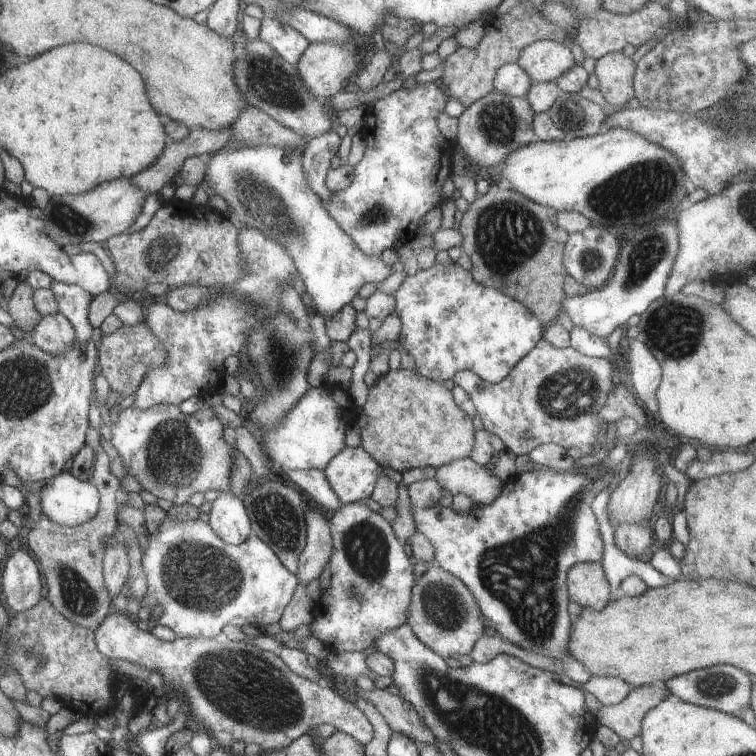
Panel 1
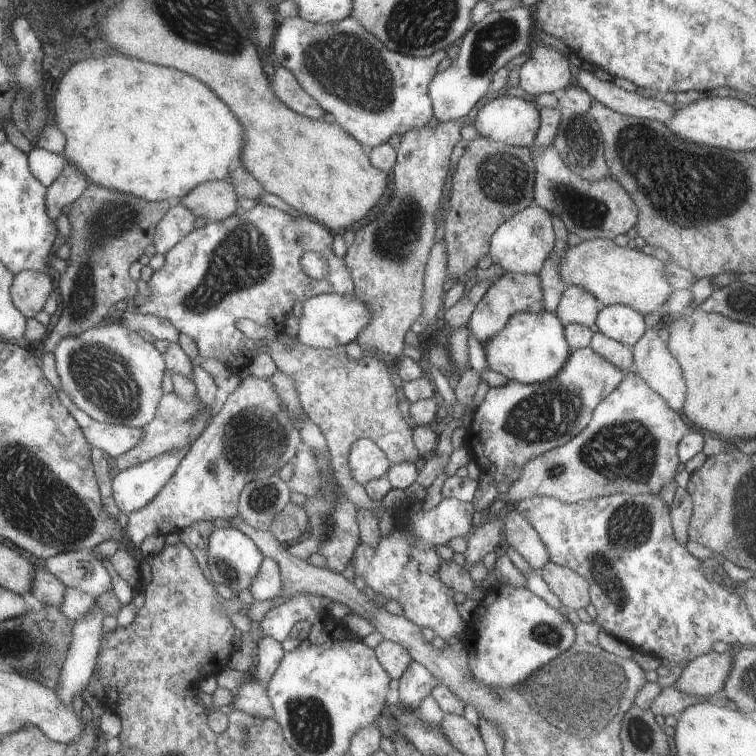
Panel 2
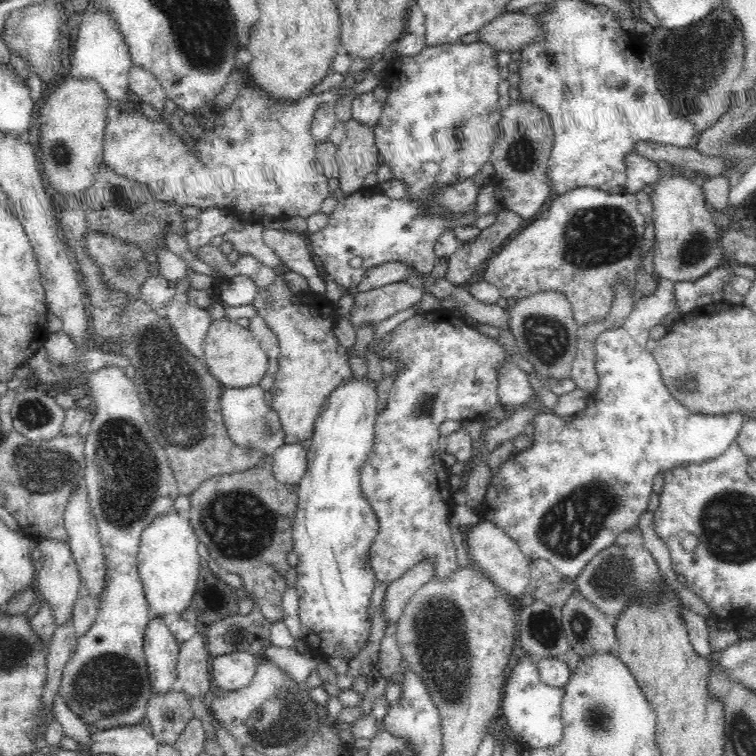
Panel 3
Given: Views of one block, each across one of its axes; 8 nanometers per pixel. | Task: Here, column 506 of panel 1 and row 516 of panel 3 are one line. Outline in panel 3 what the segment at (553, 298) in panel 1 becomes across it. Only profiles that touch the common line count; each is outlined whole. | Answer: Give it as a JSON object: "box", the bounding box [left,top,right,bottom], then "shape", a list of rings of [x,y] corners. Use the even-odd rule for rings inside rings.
{"box":[188,462,300,622],"shape":[[[260,462],[258,466],[238,472],[238,474],[228,474],[228,476],[214,476],[200,484],[192,494],[190,494],[190,512],[188,520],[190,526],[194,528],[196,536],[200,542],[210,550],[210,558],[214,558],[224,572],[234,572],[242,576],[244,590],[242,596],[254,596],[258,608],[270,622],[282,622],[284,612],[282,612],[282,594],[286,592],[286,574],[292,568],[286,562],[288,552],[292,552],[294,542],[292,542],[292,528],[294,528],[294,516],[298,508],[298,496],[300,484],[278,484],[274,482],[272,472],[268,472],[268,464]]]}

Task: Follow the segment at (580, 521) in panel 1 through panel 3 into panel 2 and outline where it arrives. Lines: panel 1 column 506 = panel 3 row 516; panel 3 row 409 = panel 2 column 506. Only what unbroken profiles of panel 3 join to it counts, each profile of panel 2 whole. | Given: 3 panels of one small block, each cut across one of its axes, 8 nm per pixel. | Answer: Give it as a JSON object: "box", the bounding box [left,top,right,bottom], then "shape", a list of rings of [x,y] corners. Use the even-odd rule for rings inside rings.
{"box":[463,584,577,688],"shape":[[[495,584],[491,590],[487,590],[483,600],[475,606],[475,610],[465,612],[467,628],[465,628],[463,644],[467,652],[467,666],[475,676],[475,680],[479,680],[489,688],[513,688],[521,684],[529,674],[533,674],[535,670],[539,670],[541,666],[545,666],[547,662],[569,650],[577,642],[577,638],[573,624],[567,620],[563,612],[565,612],[563,608],[555,610],[545,600],[541,600],[539,596],[535,596],[525,588]]]}

